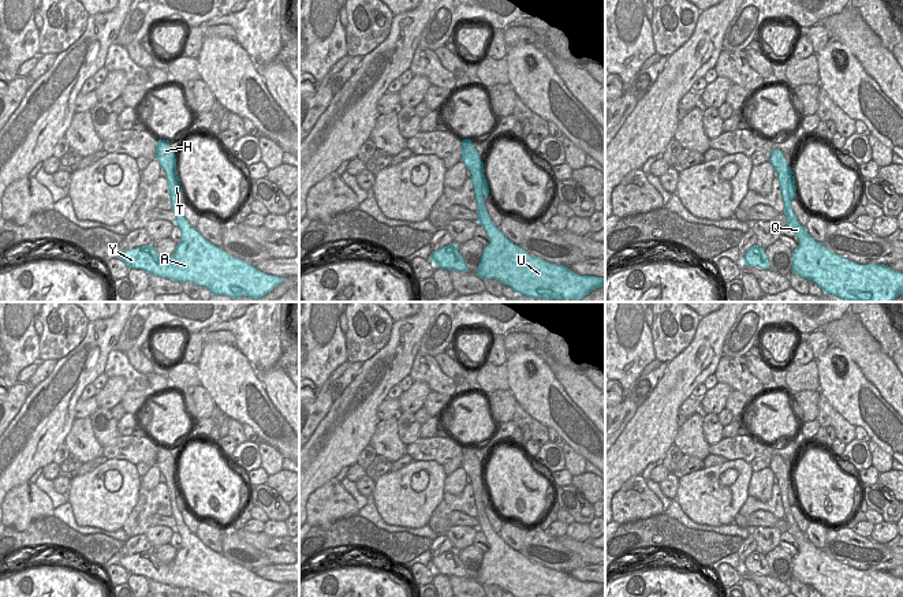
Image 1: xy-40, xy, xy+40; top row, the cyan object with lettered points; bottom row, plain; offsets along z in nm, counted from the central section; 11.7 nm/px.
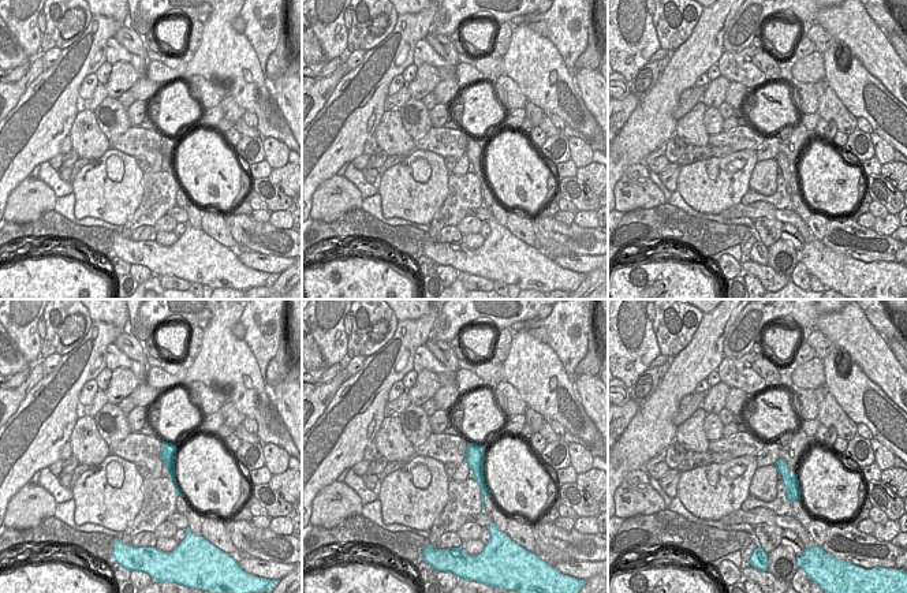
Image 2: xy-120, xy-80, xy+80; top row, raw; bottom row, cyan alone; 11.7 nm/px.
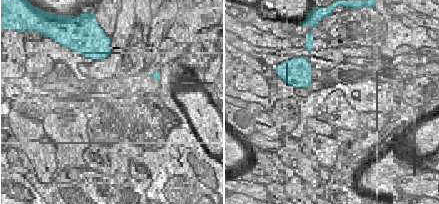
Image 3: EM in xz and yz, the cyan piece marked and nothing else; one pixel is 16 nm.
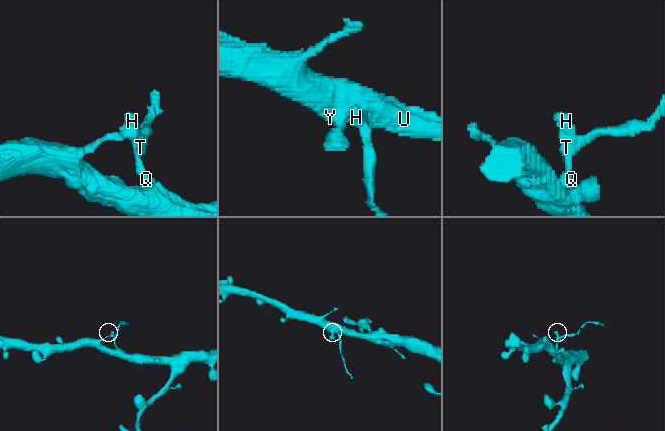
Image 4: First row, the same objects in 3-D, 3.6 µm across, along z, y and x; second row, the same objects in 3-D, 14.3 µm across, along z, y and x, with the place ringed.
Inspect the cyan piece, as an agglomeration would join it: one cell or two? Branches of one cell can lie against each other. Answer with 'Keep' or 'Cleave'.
Cleave.

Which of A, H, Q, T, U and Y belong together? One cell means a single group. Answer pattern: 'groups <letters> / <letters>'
groups A Q U Y / H T

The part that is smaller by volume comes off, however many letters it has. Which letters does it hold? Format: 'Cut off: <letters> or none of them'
Cut off: H, T

